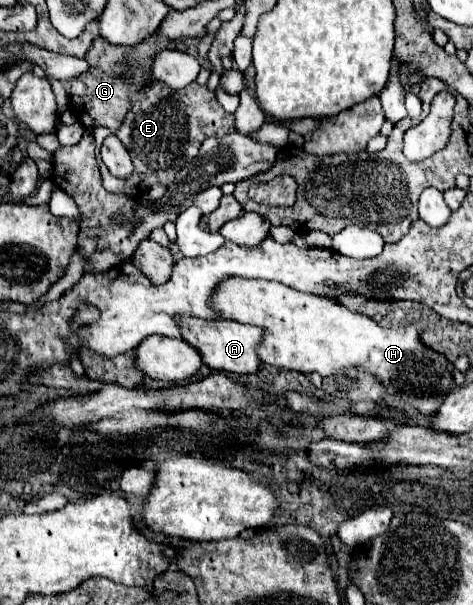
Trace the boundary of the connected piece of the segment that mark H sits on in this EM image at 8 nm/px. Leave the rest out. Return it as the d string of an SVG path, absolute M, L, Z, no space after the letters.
M230 278L228 282L222 282L212 298L214 310L218 310L224 318L244 322L244 324L256 324L264 328L264 342L258 348L258 354L262 362L280 366L286 370L296 370L302 374L320 374L324 378L330 378L338 372L346 372L350 368L364 370L372 374L380 384L396 388L402 396L444 396L454 388L454 378L450 370L448 358L444 354L428 348L418 332L418 326L396 326L396 328L382 328L372 318L352 312L346 306L338 306L338 302L318 298L312 294L304 294L298 290L292 290L280 282L270 280L244 280L244 278Z

